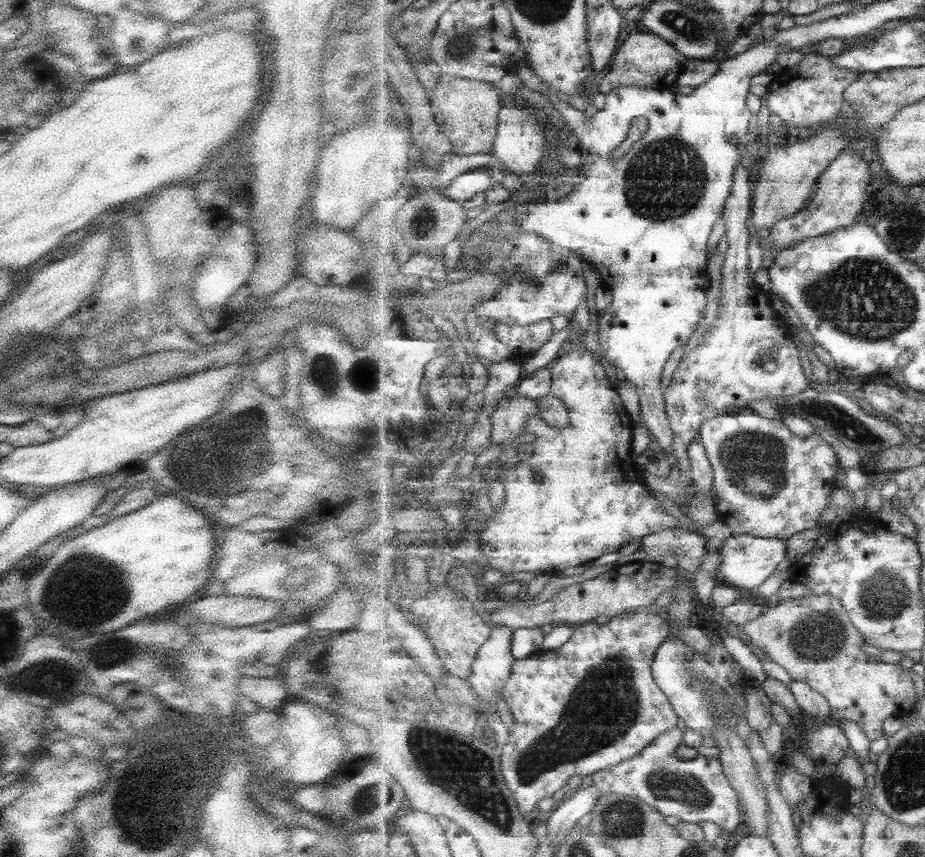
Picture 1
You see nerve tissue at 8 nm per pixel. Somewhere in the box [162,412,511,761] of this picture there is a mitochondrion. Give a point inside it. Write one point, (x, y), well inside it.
(229, 457)

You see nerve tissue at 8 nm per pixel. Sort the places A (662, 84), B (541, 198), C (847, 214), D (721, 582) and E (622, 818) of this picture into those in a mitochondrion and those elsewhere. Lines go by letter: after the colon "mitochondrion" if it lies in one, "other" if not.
A: other
B: other
C: other
D: other
E: mitochondrion

